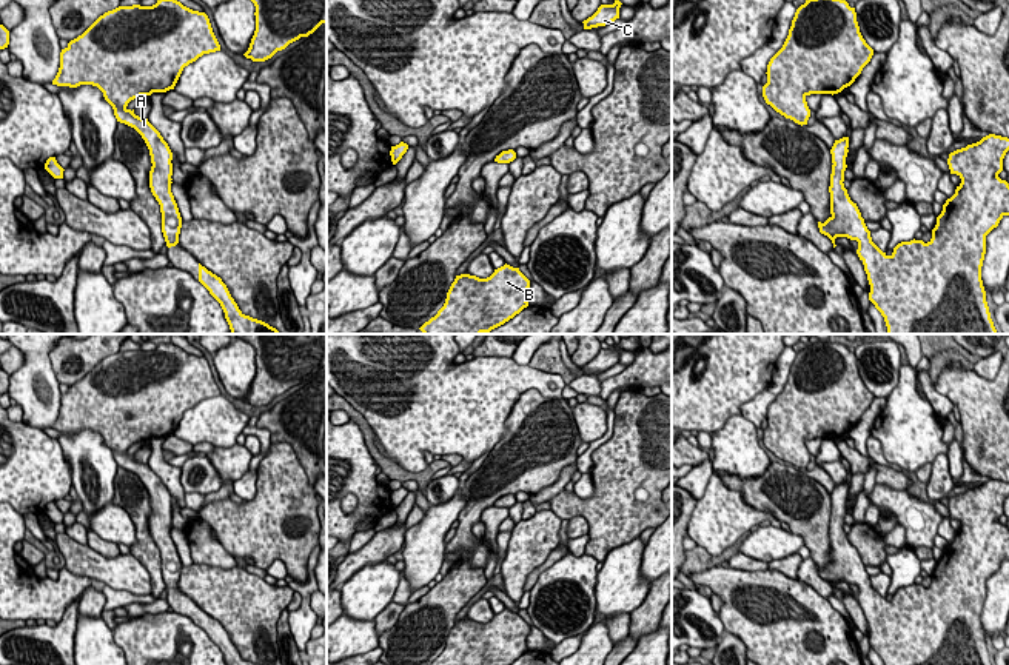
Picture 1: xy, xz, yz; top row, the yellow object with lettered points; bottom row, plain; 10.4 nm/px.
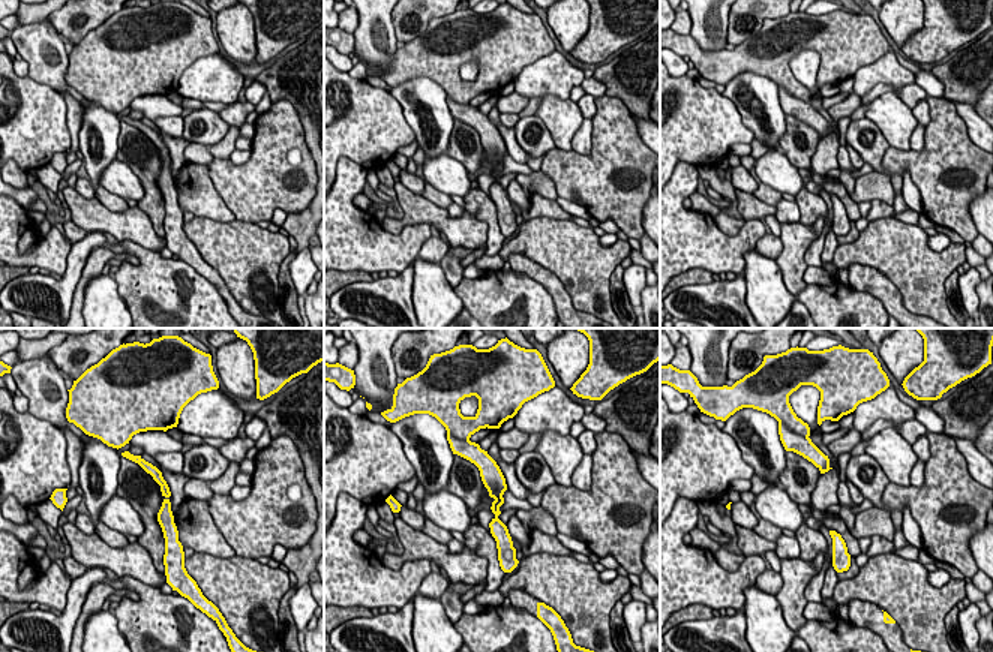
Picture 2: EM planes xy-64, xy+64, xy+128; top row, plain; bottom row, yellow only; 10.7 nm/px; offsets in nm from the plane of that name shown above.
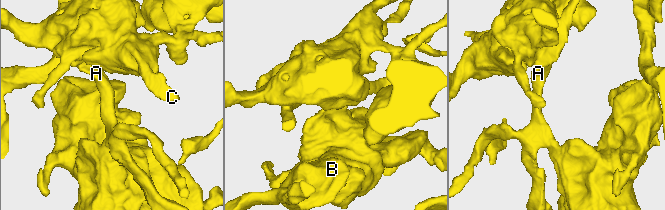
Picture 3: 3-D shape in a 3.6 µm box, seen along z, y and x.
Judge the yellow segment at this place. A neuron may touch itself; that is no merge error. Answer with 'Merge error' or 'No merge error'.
No merge error

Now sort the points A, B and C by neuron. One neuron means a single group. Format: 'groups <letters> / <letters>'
groups A B C

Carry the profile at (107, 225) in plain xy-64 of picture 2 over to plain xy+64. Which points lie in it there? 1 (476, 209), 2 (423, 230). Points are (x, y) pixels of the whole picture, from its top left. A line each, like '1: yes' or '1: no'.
1: no
2: no

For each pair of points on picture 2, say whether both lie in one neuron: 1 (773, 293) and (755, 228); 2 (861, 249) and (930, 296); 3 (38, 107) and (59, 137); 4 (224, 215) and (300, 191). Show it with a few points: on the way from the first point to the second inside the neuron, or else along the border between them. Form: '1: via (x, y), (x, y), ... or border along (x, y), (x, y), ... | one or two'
1: border along (755, 248), (744, 254), (744, 269), (741, 272) | two
2: via (878, 249), (884, 249), (914, 279) | one
3: via (38, 114), (51, 129) | one
4: border along (212, 182), (236, 219) | two

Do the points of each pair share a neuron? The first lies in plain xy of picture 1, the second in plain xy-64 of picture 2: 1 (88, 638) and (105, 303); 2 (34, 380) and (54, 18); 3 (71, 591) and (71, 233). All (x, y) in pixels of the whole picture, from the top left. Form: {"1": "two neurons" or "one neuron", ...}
{"1": "one neuron", "2": "two neurons", "3": "one neuron"}

